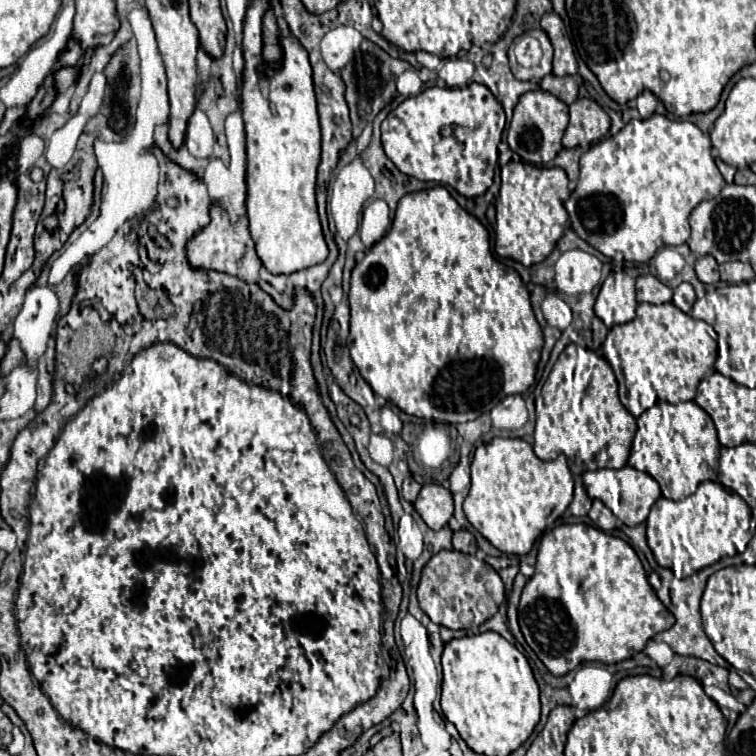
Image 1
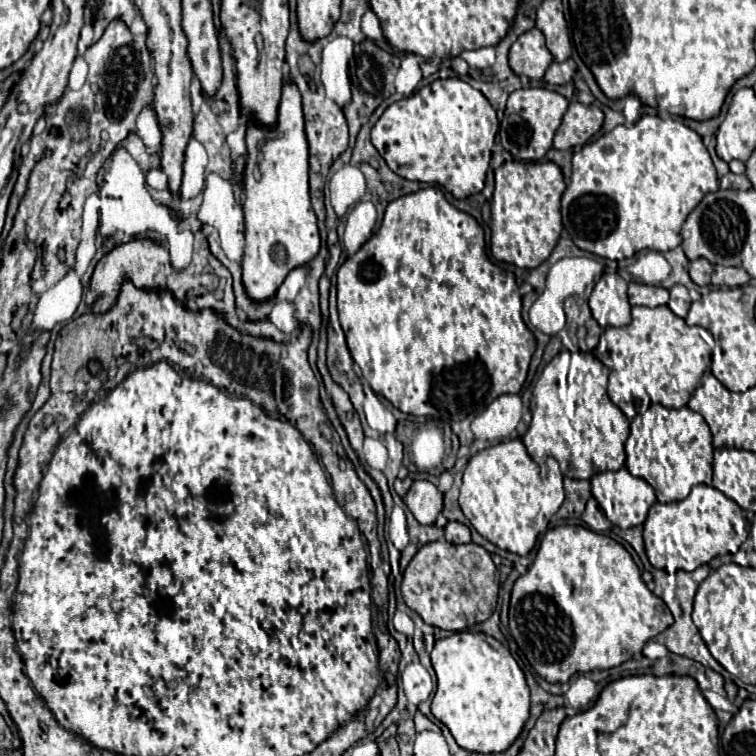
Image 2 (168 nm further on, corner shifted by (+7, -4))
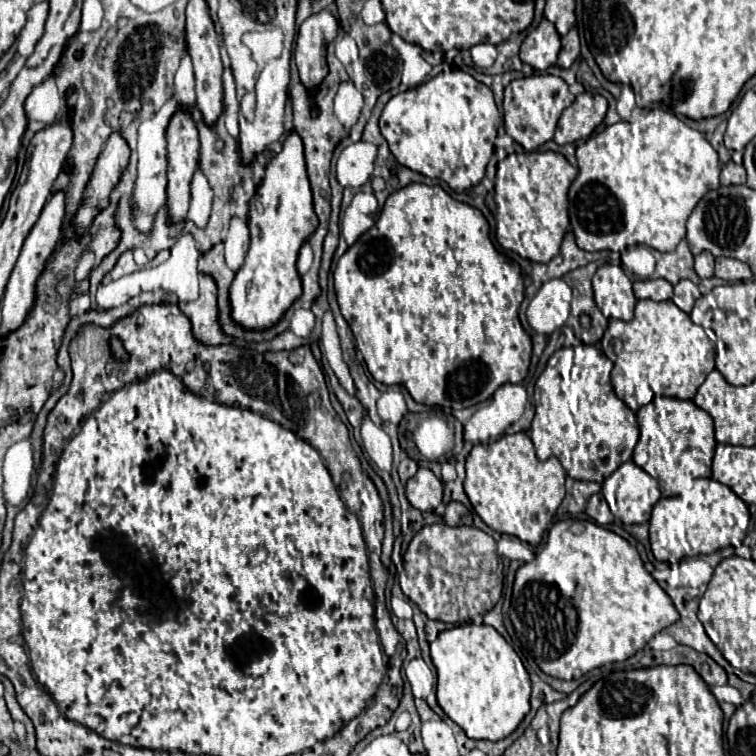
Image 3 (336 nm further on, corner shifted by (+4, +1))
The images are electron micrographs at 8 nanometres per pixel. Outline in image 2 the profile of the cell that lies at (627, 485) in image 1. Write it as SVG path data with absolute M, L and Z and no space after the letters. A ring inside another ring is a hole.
M620 468L620 470L616 470L616 472L596 474L590 482L592 482L592 494L594 494L594 498L598 500L600 508L604 510L606 518L610 520L611 527L634 528L634 526L640 526L640 524L646 520L648 508L656 502L654 488L652 488L646 480L632 476L626 468Z

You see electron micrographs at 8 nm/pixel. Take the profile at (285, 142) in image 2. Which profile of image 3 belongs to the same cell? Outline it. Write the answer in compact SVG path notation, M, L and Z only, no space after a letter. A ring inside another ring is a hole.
M291 131L283 137L281 151L269 159L265 177L257 185L249 203L251 245L245 255L245 263L237 271L229 289L233 319L245 329L267 329L275 325L289 305L301 295L301 279L295 269L295 261L303 241L311 237L317 223L305 169L303 141L295 131Z

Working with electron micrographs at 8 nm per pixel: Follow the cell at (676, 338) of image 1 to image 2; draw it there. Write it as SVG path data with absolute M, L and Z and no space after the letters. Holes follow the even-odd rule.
M634 306L632 308L632 322L624 328L608 326L600 336L596 346L596 358L610 368L610 382L608 382L608 396L610 400L628 416L634 418L636 414L644 413L651 404L662 404L666 408L682 408L688 404L694 390L700 386L702 374L711 363L710 348L715 340L708 330L700 326L688 326L680 316L672 314L668 306L646 308Z

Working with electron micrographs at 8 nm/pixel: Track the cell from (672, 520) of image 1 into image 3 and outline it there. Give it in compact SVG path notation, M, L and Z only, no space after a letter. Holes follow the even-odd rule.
M695 479L695 487L693 487L691 494L683 494L683 491L673 497L665 497L663 493L661 494L661 498L653 507L651 521L649 521L649 525L651 525L651 529L649 529L651 531L651 551L657 561L665 561L669 565L675 565L683 557L709 555L709 553L723 549L723 547L729 547L729 545L739 547L741 541L745 539L751 515L747 505L731 489L727 489L727 485L723 485L715 479Z

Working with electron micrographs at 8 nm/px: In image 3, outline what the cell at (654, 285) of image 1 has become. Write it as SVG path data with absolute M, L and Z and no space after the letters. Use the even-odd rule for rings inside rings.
M645 279L645 281L635 281L633 291L635 291L637 299L667 301L667 299L671 299L673 285L665 279Z

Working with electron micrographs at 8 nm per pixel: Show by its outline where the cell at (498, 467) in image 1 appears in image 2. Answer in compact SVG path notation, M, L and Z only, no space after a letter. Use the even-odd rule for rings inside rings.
M508 440L480 450L474 458L468 460L468 466L464 470L464 482L460 486L460 508L466 514L466 518L472 522L472 526L492 544L520 556L526 556L534 548L538 534L546 532L550 518L558 512L562 502L564 502L564 488L562 488L562 474L558 462L550 458L548 474L542 478L540 466L528 456L522 440Z

